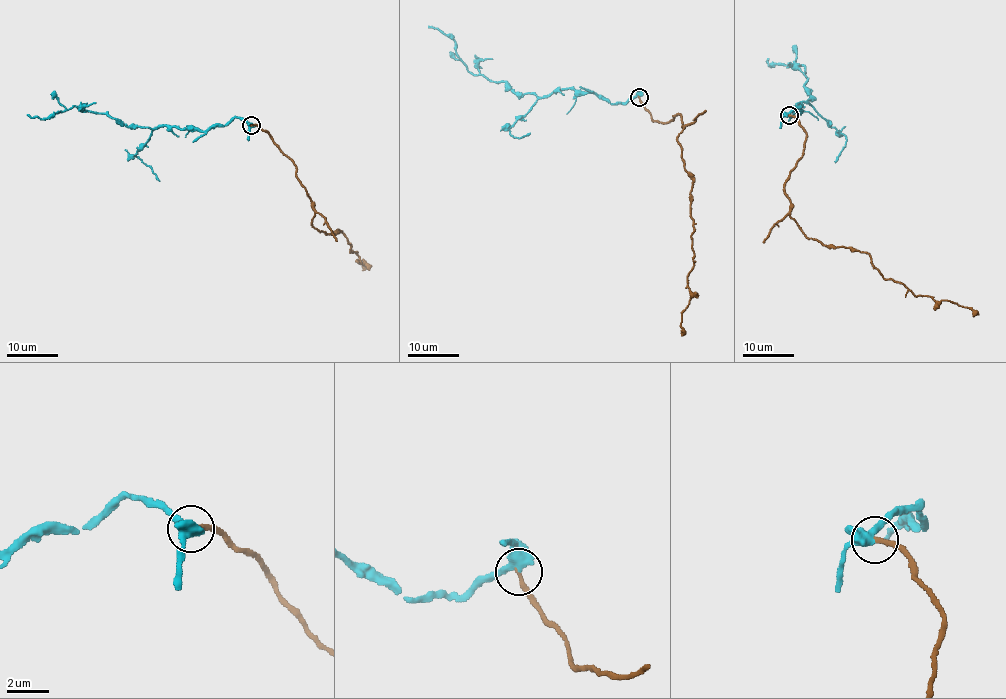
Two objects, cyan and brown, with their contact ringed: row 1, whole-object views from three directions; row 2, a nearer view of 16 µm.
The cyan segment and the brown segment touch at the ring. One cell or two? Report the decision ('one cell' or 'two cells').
two cells

